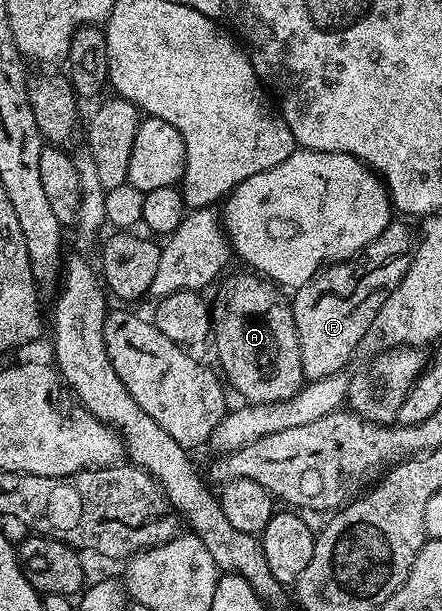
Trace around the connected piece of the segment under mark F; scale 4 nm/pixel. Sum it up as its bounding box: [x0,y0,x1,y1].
[292,223,415,382]

